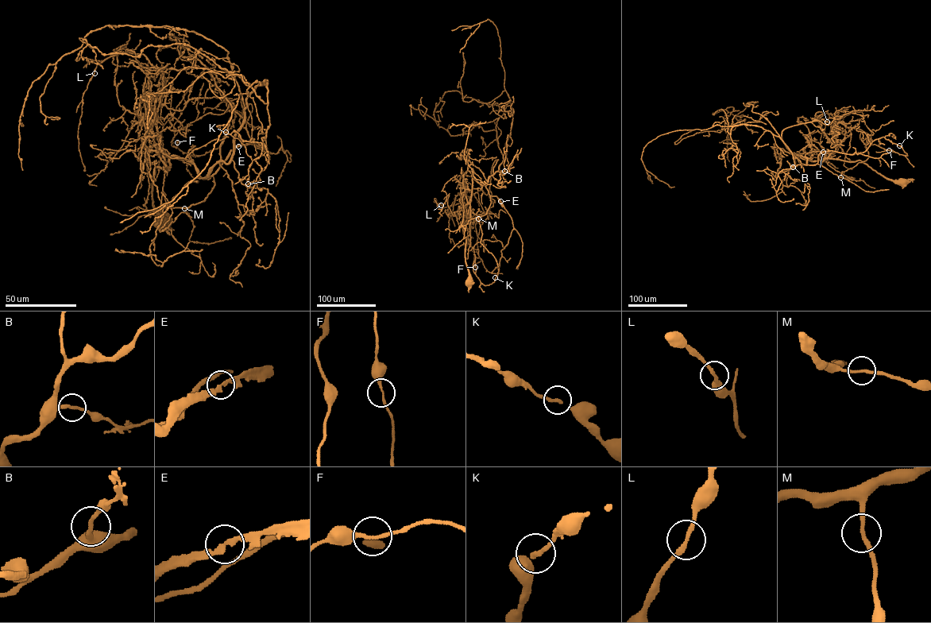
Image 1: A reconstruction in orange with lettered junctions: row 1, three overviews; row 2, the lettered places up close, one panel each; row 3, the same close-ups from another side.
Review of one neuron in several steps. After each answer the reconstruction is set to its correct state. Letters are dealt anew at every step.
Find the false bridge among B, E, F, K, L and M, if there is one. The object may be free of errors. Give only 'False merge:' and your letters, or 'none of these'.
False merge: none of these

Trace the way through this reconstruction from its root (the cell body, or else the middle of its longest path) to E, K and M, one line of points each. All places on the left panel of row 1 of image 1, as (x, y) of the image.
E: (164, 222), (153, 205), (154, 169), (179, 156), (207, 178), (238, 146)
K: (164, 222), (152, 181), (171, 156), (207, 178), (239, 145), (271, 152), (256, 147), (236, 110), (225, 132)
M: (164, 222), (153, 205), (152, 181), (171, 156), (214, 177), (205, 199), (184, 208)

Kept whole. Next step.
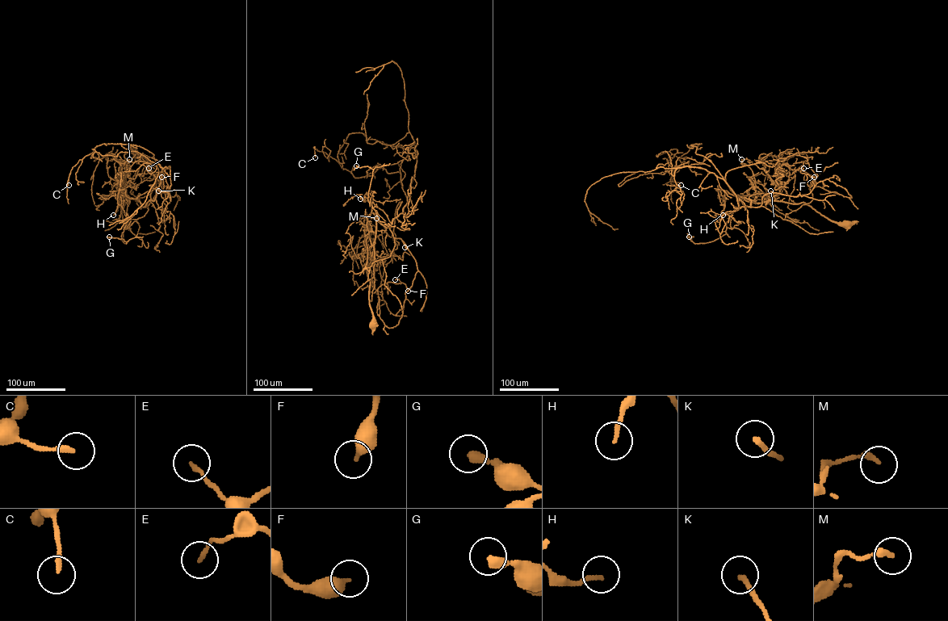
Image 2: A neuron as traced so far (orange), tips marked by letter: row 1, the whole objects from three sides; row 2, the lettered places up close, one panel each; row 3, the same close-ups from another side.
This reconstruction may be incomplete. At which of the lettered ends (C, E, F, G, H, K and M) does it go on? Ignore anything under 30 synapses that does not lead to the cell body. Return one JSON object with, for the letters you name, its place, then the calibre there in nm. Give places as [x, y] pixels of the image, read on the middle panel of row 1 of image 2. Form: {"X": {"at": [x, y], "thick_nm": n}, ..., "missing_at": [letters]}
{"K": {"at": [404, 247], "thick_nm": 200}, "missing_at": ["K"]}

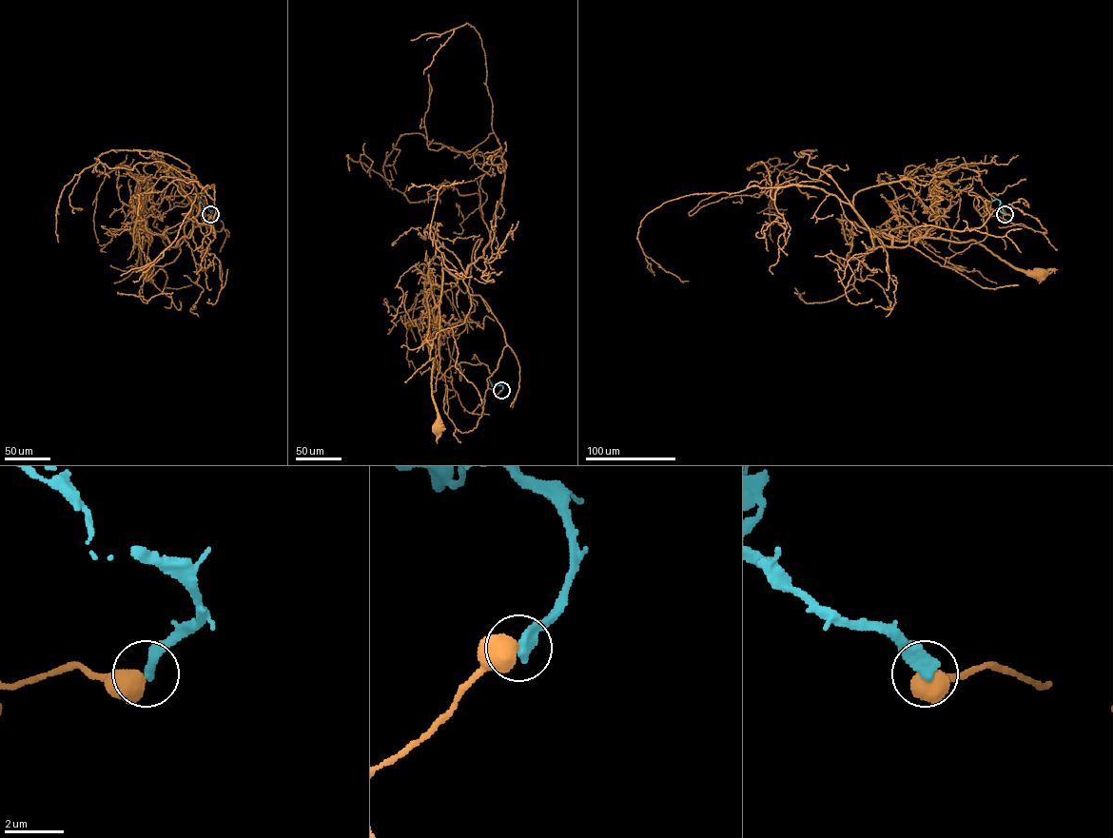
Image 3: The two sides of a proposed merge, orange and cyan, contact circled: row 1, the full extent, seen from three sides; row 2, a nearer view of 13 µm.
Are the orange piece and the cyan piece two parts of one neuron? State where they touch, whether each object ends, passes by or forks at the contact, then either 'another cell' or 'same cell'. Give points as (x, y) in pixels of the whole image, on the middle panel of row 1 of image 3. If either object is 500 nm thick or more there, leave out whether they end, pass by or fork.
(501, 390) | another cell

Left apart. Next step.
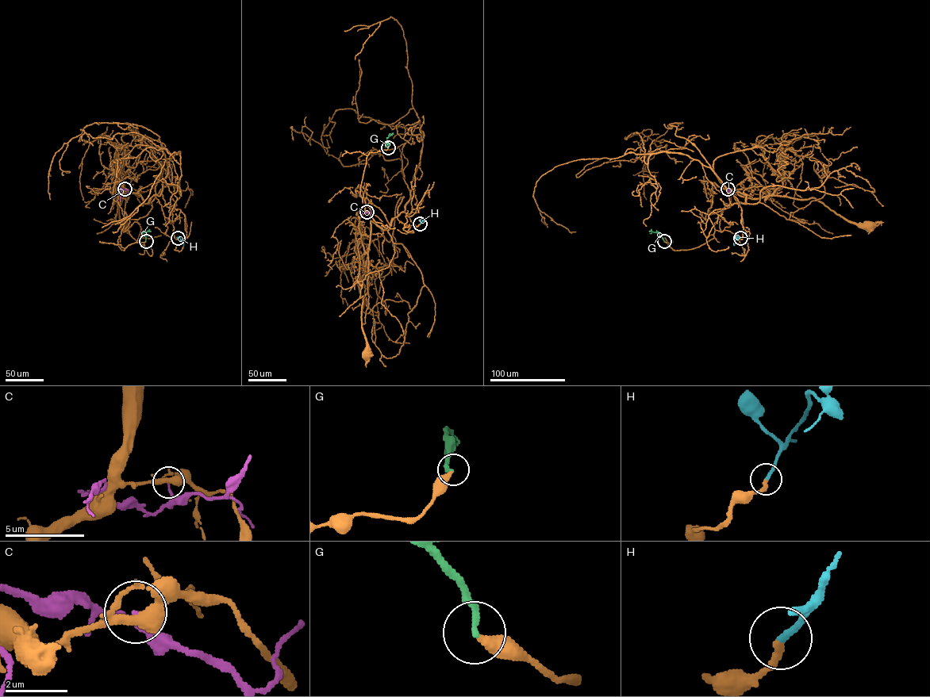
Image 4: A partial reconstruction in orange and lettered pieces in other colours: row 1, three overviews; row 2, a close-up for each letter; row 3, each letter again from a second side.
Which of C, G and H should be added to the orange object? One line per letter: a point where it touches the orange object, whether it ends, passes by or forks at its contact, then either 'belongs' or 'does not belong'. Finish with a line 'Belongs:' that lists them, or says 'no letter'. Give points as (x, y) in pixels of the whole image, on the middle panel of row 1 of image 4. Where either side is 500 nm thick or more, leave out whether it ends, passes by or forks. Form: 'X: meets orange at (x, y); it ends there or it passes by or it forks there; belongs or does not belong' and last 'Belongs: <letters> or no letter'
C: meets orange at (367, 212); it ends there; does not belong
G: meets orange at (388, 147); it ends there; does not belong
H: meets orange at (420, 224); it ends there; belongs
Belongs: H

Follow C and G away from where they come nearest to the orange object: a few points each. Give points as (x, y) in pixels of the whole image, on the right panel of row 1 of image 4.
C: (728, 189), (730, 200)
G: (664, 241), (660, 233), (651, 231)

